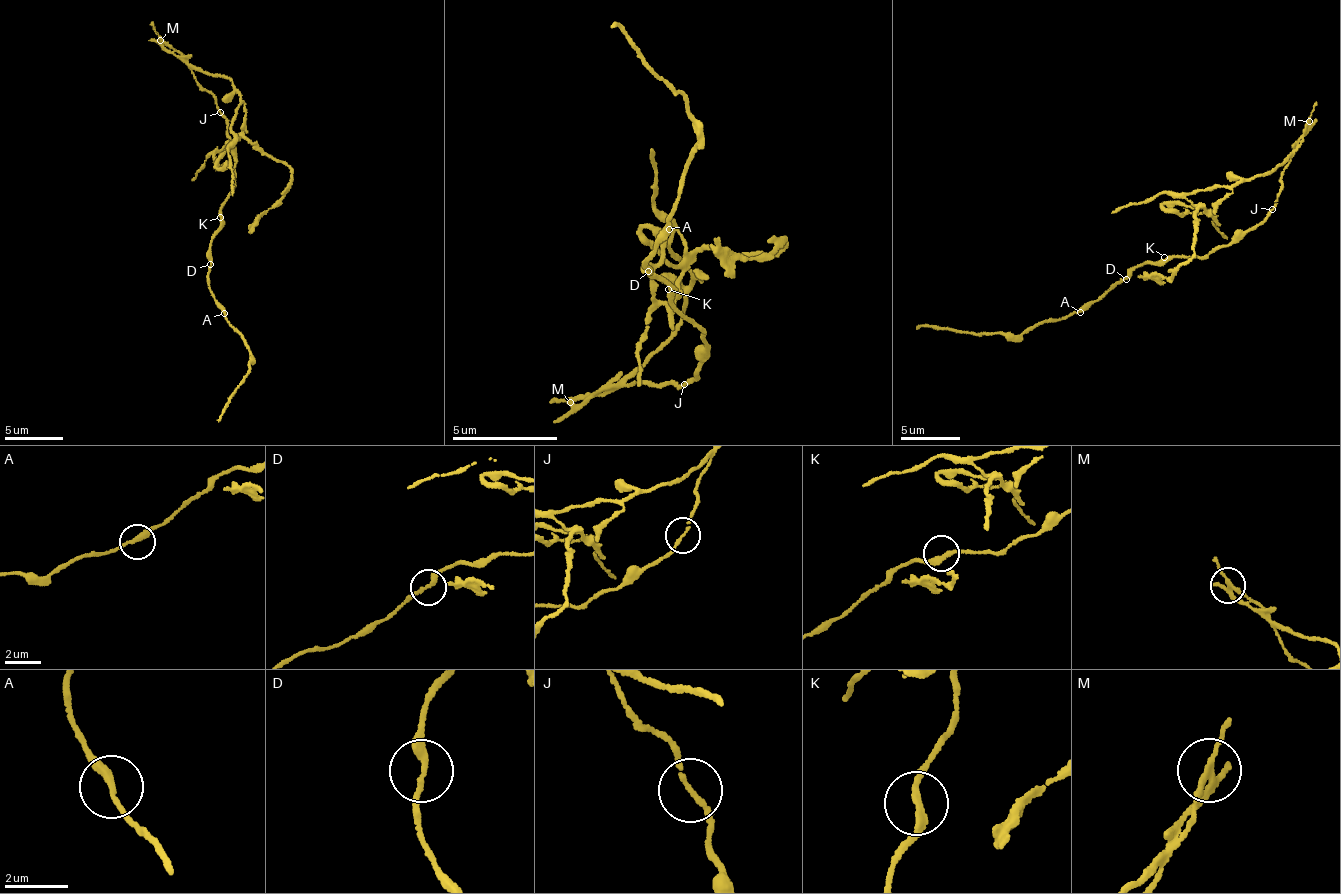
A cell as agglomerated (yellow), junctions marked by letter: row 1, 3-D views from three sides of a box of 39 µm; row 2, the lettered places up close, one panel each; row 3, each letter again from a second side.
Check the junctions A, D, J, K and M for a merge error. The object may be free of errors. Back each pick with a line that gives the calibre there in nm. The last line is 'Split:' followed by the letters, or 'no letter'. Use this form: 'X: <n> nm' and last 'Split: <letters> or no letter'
M: 240 nm
Split: M

